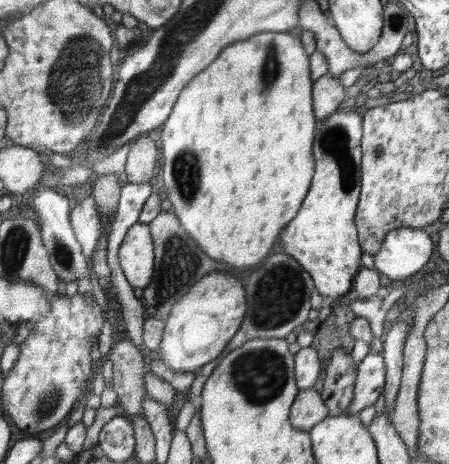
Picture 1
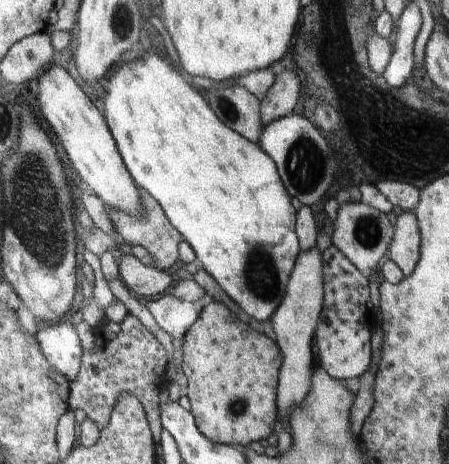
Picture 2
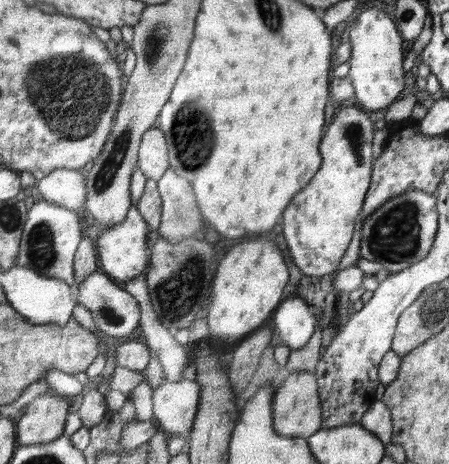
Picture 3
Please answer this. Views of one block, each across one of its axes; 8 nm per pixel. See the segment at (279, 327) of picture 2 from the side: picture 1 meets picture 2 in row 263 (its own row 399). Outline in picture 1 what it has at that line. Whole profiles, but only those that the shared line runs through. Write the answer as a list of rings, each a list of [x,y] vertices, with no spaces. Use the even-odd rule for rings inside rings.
[[[299,390],[299,394],[291,404],[289,422],[293,428],[307,434],[317,422],[321,422],[327,416],[329,412],[321,400],[321,394],[317,394],[315,390]]]

